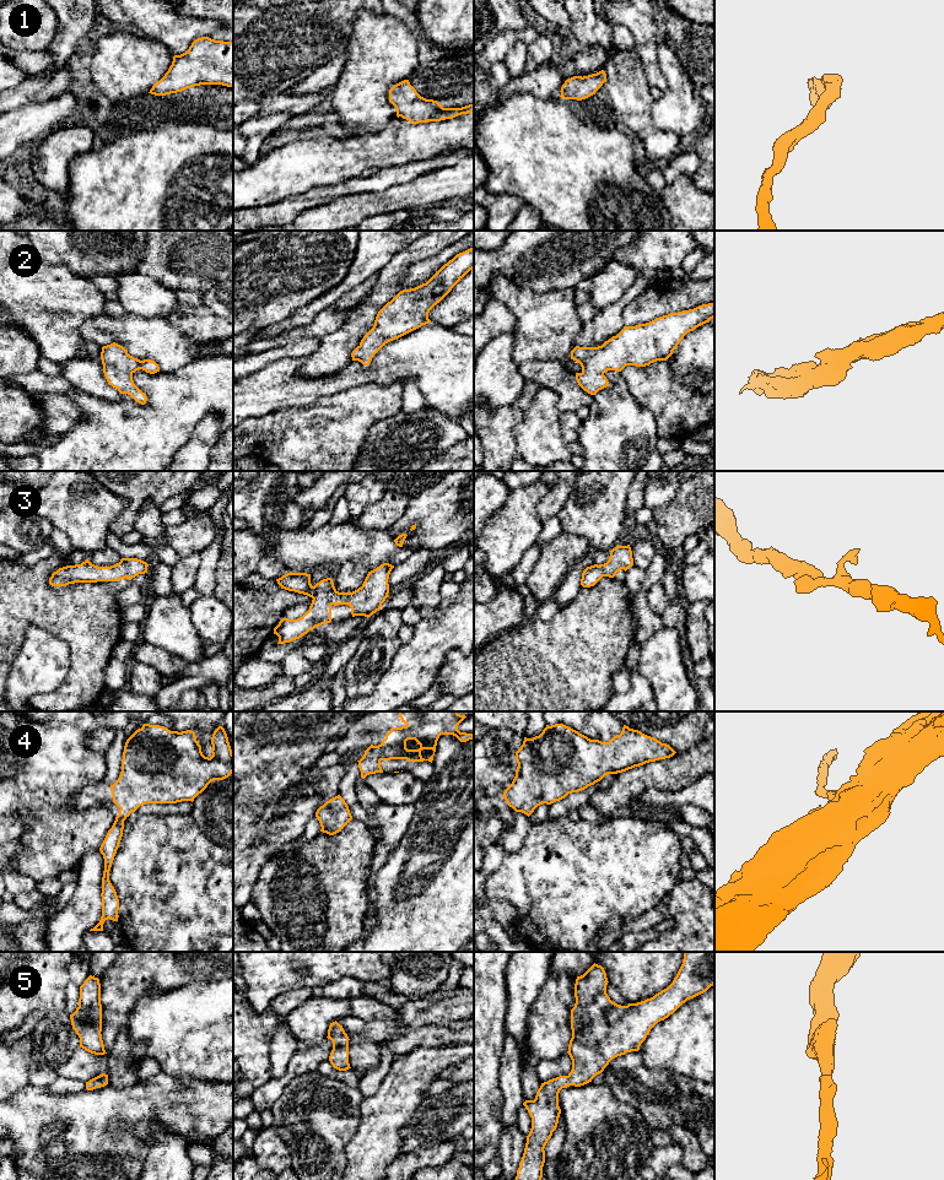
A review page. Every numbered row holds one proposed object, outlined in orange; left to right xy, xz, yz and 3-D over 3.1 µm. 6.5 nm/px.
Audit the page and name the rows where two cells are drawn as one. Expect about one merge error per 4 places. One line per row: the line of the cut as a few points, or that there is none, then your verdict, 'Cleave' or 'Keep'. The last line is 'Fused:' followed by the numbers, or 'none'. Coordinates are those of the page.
1: No split. Keep
2: No split. Keep
3: No split. Keep
4: No split. Keep
5: No split. Keep
Fused: none

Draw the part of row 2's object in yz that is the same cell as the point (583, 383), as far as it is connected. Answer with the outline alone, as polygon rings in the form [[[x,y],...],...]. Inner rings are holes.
[[[714,303],[702,304],[694,309],[656,318],[646,324],[624,326],[616,336],[598,347],[576,346],[571,351],[571,359],[578,362],[582,367],[582,372],[576,373],[576,380],[584,391],[595,395],[599,390],[609,386],[609,381],[604,375],[605,372],[621,372],[626,366],[646,367],[657,361],[667,361],[687,332],[710,323],[713,318]]]

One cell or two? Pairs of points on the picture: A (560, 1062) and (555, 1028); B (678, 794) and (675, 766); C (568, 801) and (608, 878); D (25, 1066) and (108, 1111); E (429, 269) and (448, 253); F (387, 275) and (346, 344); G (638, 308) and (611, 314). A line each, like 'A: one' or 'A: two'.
A: two
B: two
C: two
D: two
E: one
F: one
G: two

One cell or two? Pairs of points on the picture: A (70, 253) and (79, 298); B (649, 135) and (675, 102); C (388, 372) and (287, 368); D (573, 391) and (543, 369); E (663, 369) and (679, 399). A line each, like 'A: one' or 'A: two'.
A: two
B: two
C: one
D: one
E: one

